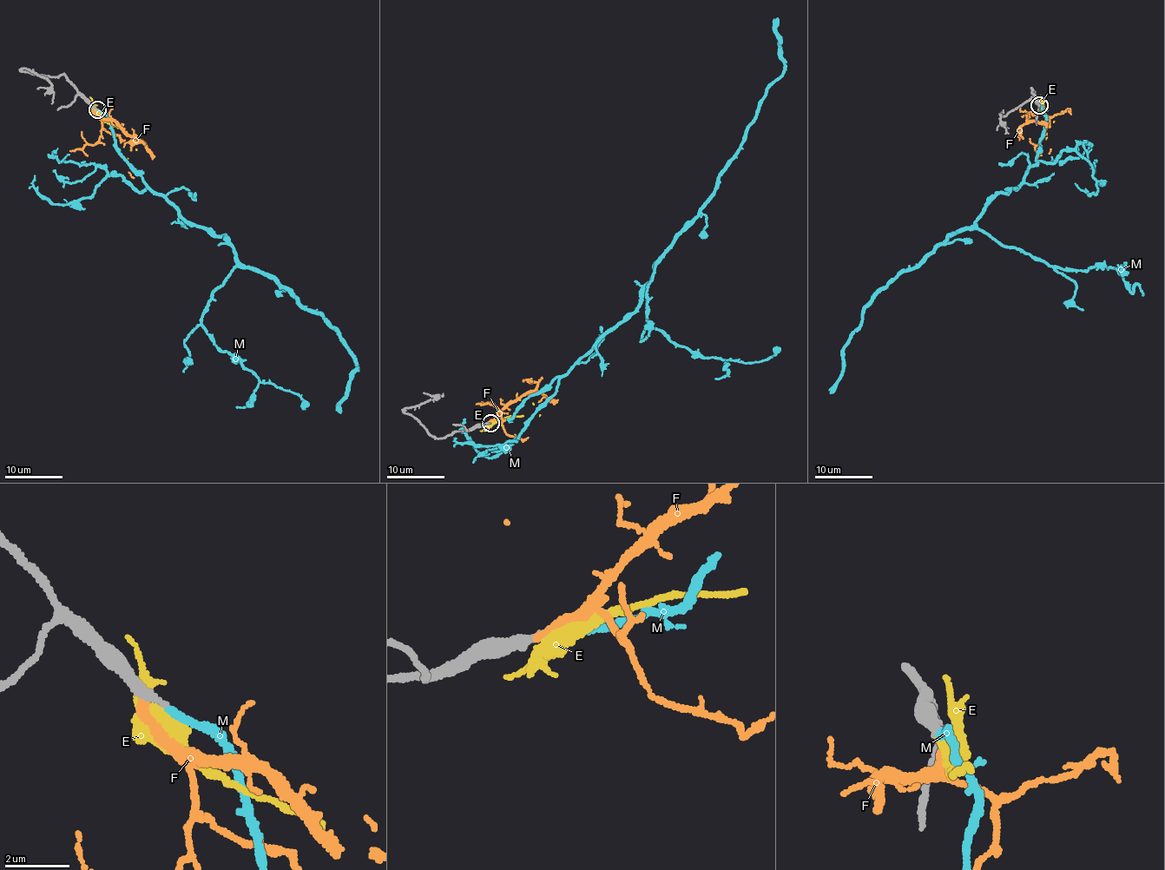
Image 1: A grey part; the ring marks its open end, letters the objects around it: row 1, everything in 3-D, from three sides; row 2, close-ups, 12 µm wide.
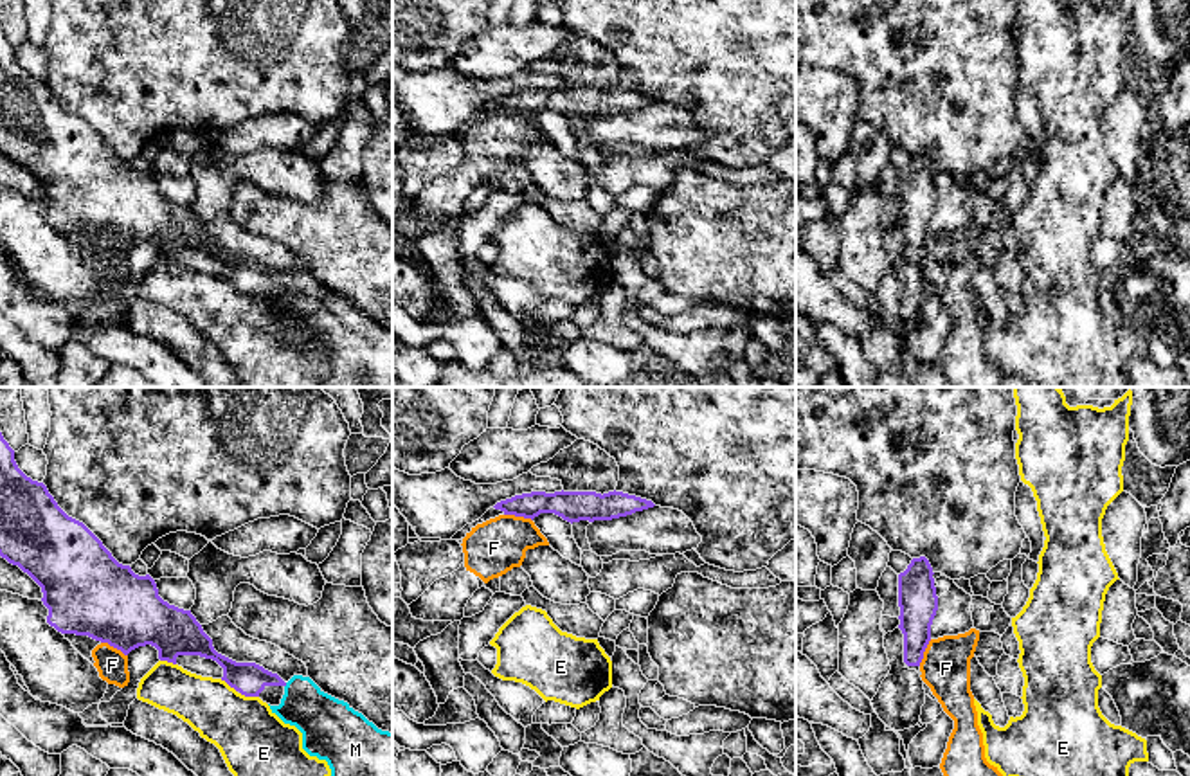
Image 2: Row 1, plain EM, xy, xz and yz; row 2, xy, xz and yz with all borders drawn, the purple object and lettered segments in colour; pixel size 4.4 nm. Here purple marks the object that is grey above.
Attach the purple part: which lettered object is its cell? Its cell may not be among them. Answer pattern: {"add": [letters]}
{"add": ["M"]}

